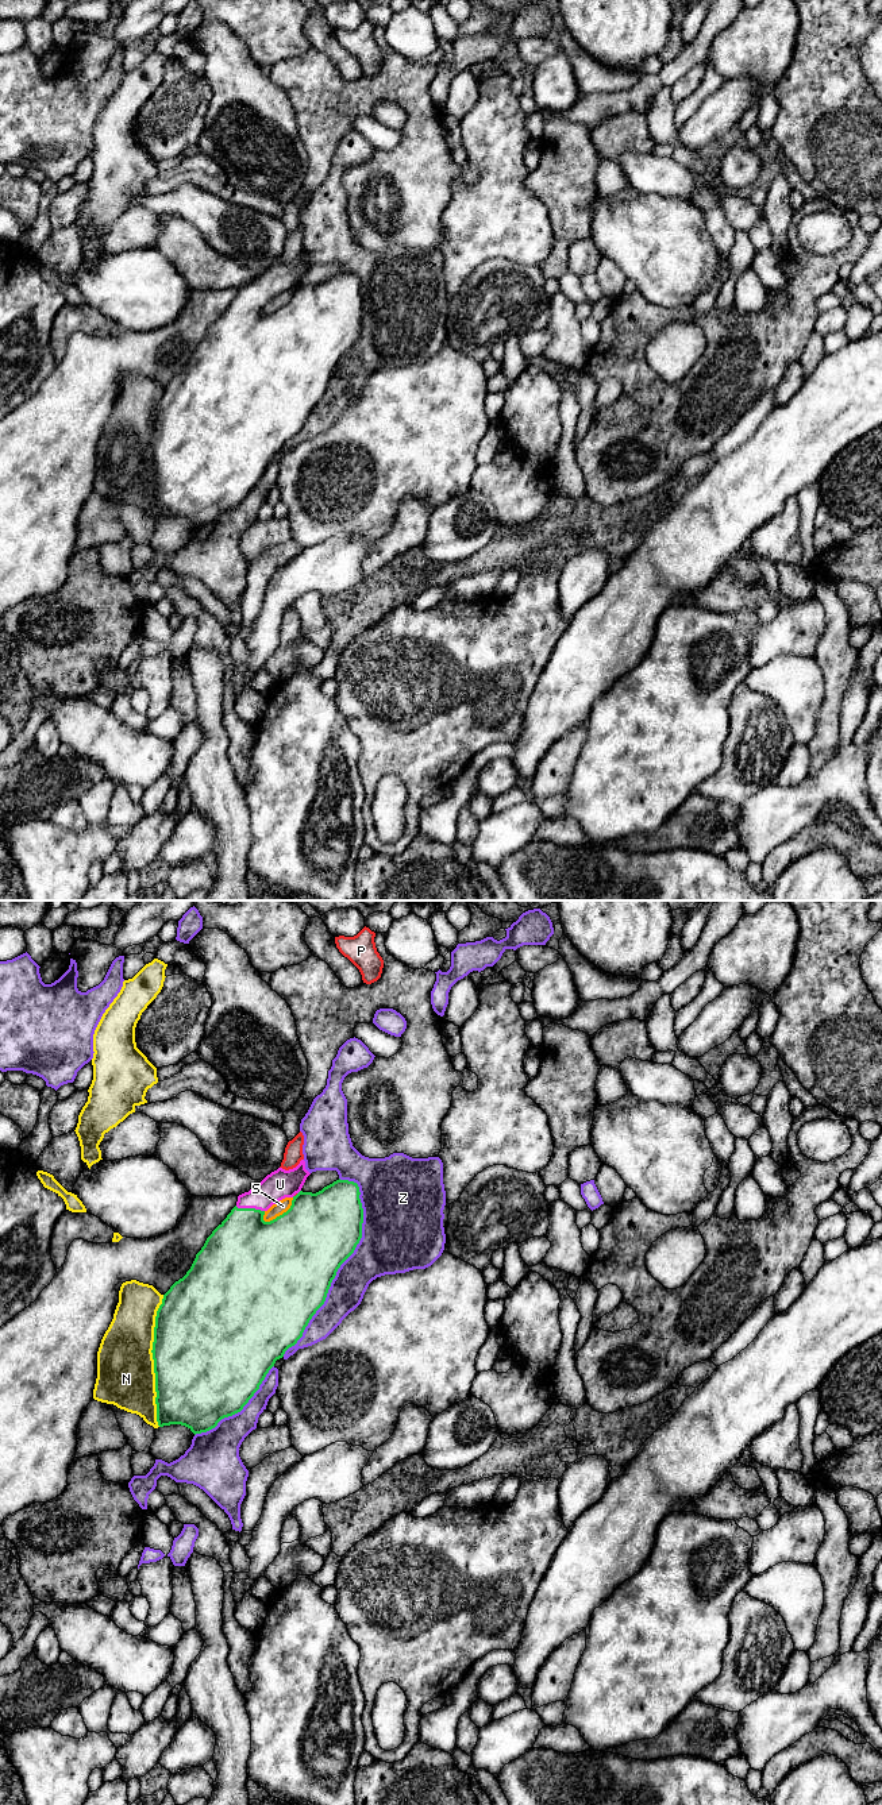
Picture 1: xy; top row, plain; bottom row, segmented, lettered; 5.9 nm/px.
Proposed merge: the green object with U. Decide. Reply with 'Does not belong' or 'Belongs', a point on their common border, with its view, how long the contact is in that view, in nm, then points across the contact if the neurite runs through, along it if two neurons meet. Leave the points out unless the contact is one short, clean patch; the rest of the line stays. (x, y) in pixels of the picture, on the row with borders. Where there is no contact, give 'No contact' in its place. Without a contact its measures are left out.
Belongs. Touches green at xy (250, 1208). Shared border 180 nm

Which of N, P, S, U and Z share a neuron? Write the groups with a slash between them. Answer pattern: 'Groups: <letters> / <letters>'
Groups: N / P / S / U / Z

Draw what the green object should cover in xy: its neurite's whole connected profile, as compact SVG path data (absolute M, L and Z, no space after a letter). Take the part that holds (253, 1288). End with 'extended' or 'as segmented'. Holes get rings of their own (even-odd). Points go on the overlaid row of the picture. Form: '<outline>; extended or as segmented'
M301 1160L296 1168L278 1168L253 1189L239 1195L236 1206L207 1238L186 1274L163 1295L155 1316L151 1350L159 1427L181 1424L196 1435L240 1412L276 1361L297 1343L324 1304L338 1269L362 1238L363 1208L359 1187L354 1181L339 1179L316 1193L303 1192L309 1175ZM285 1197L293 1199L290 1208L265 1222L265 1212Z; extended

